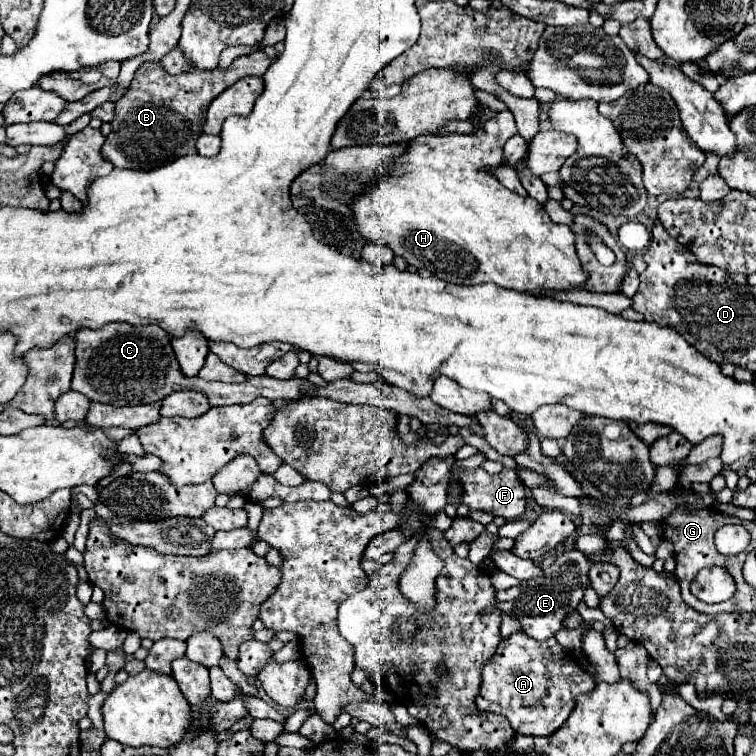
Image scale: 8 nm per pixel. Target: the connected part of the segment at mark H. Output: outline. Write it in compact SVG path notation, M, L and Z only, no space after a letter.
M501 110L501 112L495 112L493 118L489 118L487 124L481 128L481 132L477 132L473 136L459 136L459 134L435 136L435 134L429 134L429 136L421 136L419 140L409 142L409 150L395 162L393 172L389 172L385 178L381 178L381 182L371 192L363 194L361 198L357 198L357 202L353 202L351 210L353 210L353 216L355 216L357 230L361 232L363 238L389 246L397 256L403 256L411 266L415 266L415 268L427 268L431 274L435 274L437 278L441 278L445 282L451 282L451 284L475 286L475 284L493 282L497 286L503 286L503 288L509 288L509 290L515 290L515 292L523 292L523 294L533 294L533 296L547 296L547 292L551 292L551 290L553 292L567 292L567 290L585 288L585 282L587 282L589 274L581 268L581 262L577 258L577 252L575 252L575 234L571 232L571 228L551 222L551 218L547 216L545 208L537 200L533 200L529 196L523 198L523 196L519 196L519 194L503 188L497 182L497 178L493 178L489 172L485 174L485 170L483 170L485 166L501 166L501 162L503 162L503 146L515 134L517 134L517 126L515 126L513 114L509 110Z

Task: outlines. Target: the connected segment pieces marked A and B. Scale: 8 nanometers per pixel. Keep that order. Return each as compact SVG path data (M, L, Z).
M513 634L513 636L503 638L499 642L495 654L483 666L481 688L479 688L479 694L475 698L475 704L483 712L493 712L493 714L505 716L511 722L511 726L513 726L513 730L517 734L525 734L525 736L549 736L573 712L575 696L583 694L587 690L593 690L593 686L595 686L595 678L581 664L577 668L575 660L569 654L569 650L565 650L555 638L549 638L545 642L537 642L537 640L527 638L527 636Z
M263 50L237 58L227 70L191 68L179 76L167 74L159 62L143 62L131 80L127 94L115 102L115 120L111 122L113 130L105 138L101 152L113 166L131 170L153 170L183 154L195 154L195 142L203 132L211 100L245 76L261 78L269 66L271 58L267 58Z

